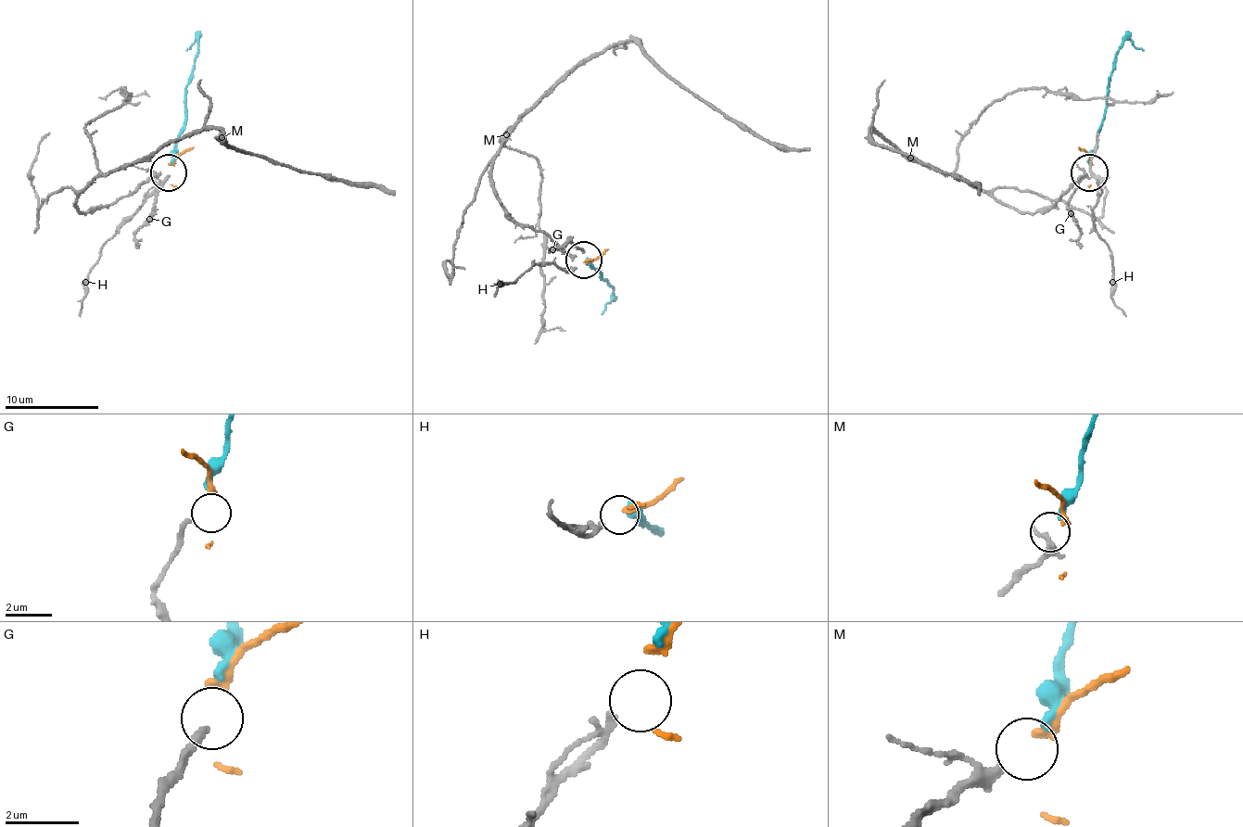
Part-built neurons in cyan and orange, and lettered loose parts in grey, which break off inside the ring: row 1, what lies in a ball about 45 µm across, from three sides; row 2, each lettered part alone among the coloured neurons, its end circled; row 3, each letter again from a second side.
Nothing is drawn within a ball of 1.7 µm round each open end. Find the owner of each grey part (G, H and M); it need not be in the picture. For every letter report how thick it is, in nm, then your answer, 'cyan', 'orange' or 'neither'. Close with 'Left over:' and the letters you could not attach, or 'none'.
G: 220 nm thick; neither
H: 130 nm thick; orange
M: 200 nm thick; cyan
Left over: G

